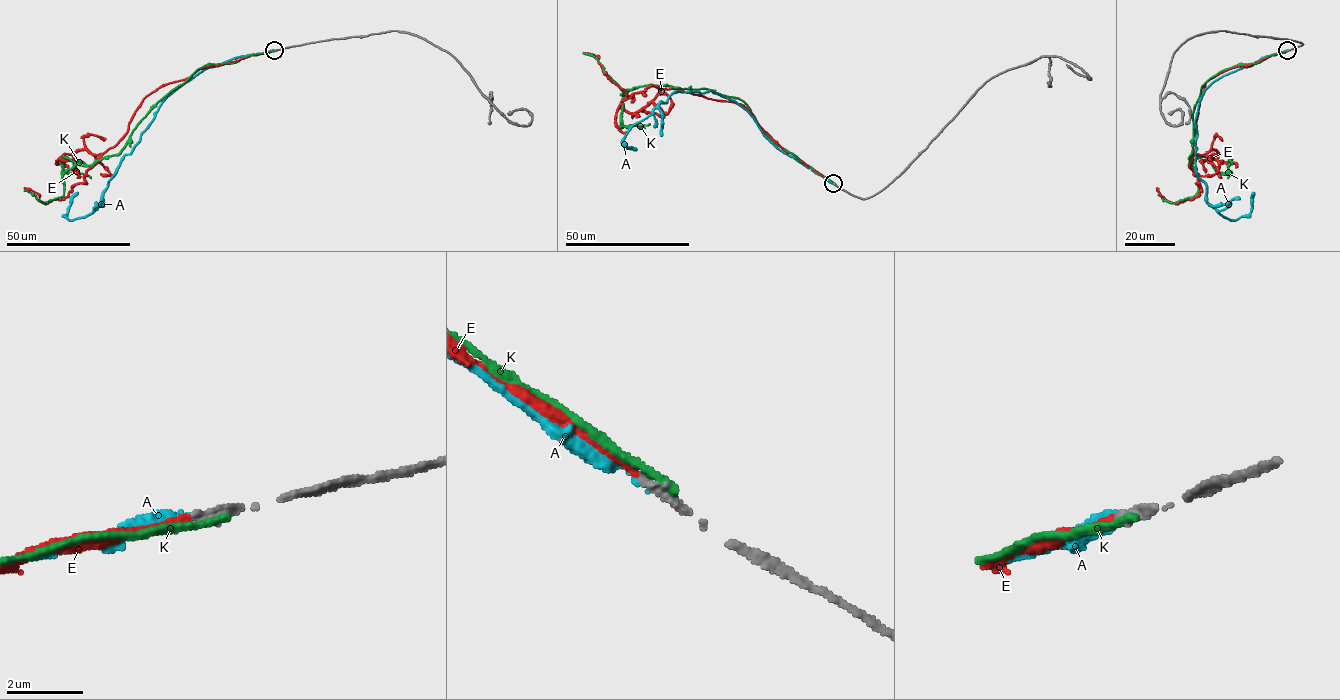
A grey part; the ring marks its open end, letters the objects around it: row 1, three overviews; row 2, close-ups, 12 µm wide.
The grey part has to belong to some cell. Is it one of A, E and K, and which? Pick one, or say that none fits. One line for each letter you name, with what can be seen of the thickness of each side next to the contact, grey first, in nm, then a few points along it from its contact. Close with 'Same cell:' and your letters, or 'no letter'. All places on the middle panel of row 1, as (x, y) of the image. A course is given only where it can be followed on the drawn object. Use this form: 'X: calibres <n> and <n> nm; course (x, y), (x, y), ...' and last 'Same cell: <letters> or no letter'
E: calibres 220 and 180 nm; course (833, 183), (784, 150), (741, 104), (654, 86), (630, 97), (603, 71), (598, 57), (583, 52)
Same cell: E

